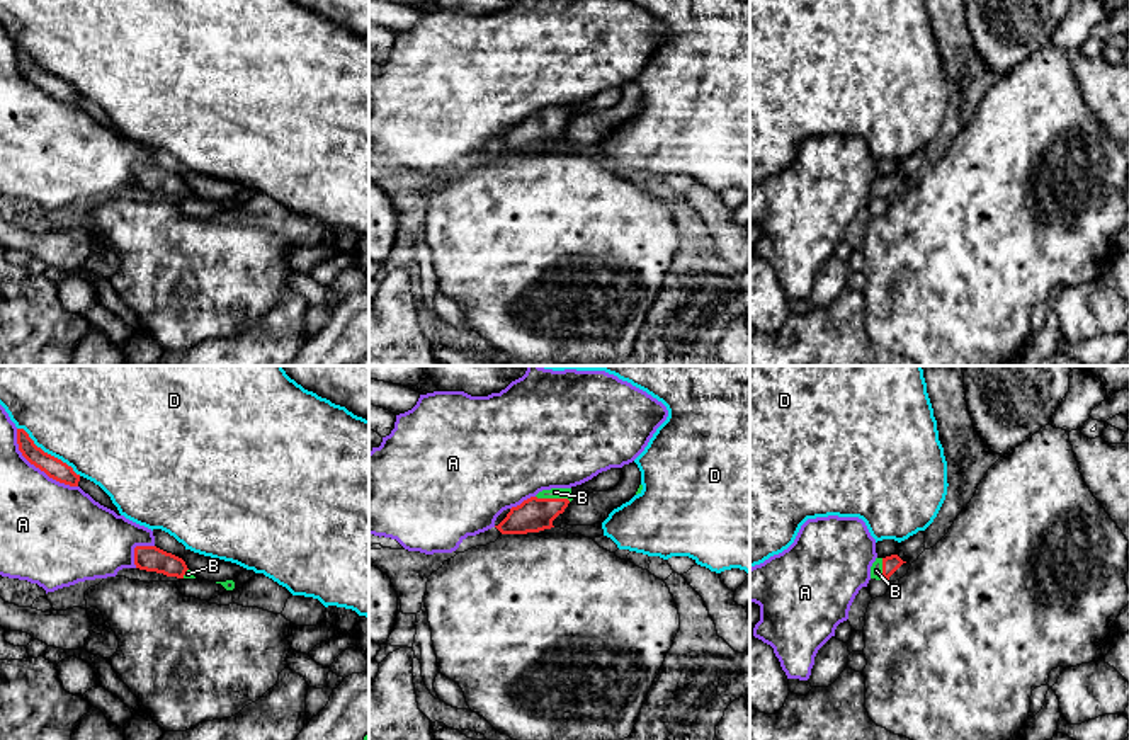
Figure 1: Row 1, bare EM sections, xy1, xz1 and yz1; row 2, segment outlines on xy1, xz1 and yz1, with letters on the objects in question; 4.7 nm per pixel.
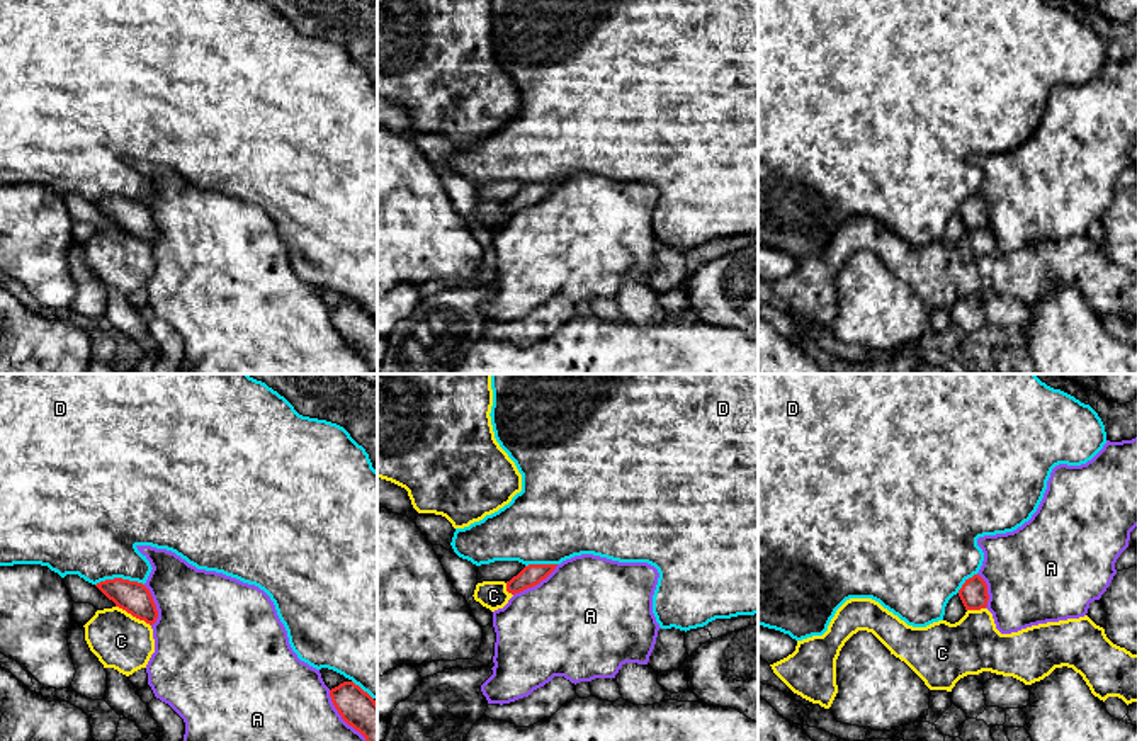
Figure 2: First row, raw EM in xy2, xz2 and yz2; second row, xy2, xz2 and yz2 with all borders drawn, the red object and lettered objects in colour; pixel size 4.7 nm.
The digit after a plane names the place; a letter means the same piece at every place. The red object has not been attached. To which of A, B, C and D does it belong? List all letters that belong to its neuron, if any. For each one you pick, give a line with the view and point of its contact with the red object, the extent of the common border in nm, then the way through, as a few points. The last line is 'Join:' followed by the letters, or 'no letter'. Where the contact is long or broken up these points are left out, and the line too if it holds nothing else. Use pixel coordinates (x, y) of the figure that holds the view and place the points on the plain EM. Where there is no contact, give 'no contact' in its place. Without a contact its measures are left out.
B: contact xz1 (553, 118); length 170 nm
Join: B

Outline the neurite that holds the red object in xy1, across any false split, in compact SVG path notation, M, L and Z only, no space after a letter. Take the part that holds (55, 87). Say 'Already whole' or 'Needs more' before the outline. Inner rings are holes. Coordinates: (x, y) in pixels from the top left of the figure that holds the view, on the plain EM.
Already whole. M17 48L17 63L22 75L49 97L70 105L78 105L80 94L77 94L73 87L61 78L37 66L24 48Z

